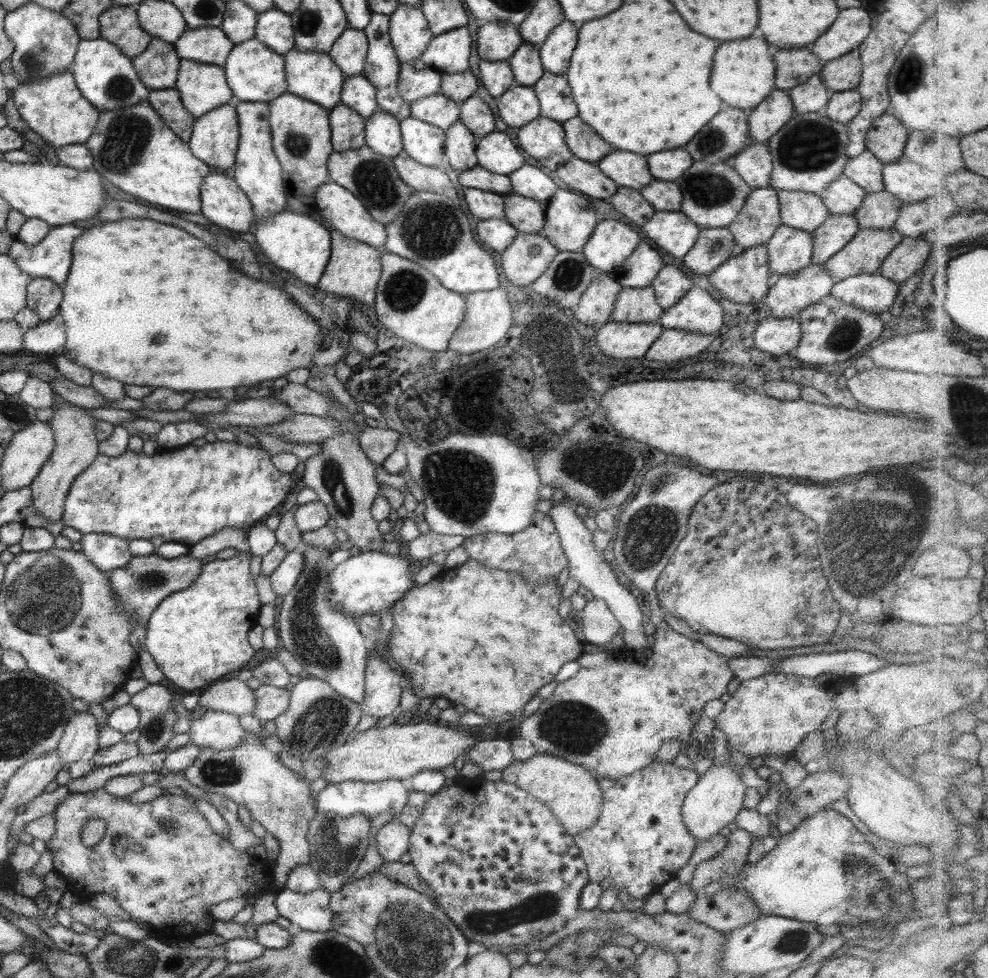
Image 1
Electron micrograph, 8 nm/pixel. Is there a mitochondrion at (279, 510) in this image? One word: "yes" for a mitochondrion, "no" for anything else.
no

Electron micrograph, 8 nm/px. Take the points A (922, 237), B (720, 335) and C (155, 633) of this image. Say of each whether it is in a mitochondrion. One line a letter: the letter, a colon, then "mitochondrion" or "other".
A: other
B: other
C: other

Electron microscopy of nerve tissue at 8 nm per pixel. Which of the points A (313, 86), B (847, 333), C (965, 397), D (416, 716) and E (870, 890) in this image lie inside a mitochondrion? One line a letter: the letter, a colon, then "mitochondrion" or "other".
A: other
B: mitochondrion
C: mitochondrion
D: other
E: mitochondrion

